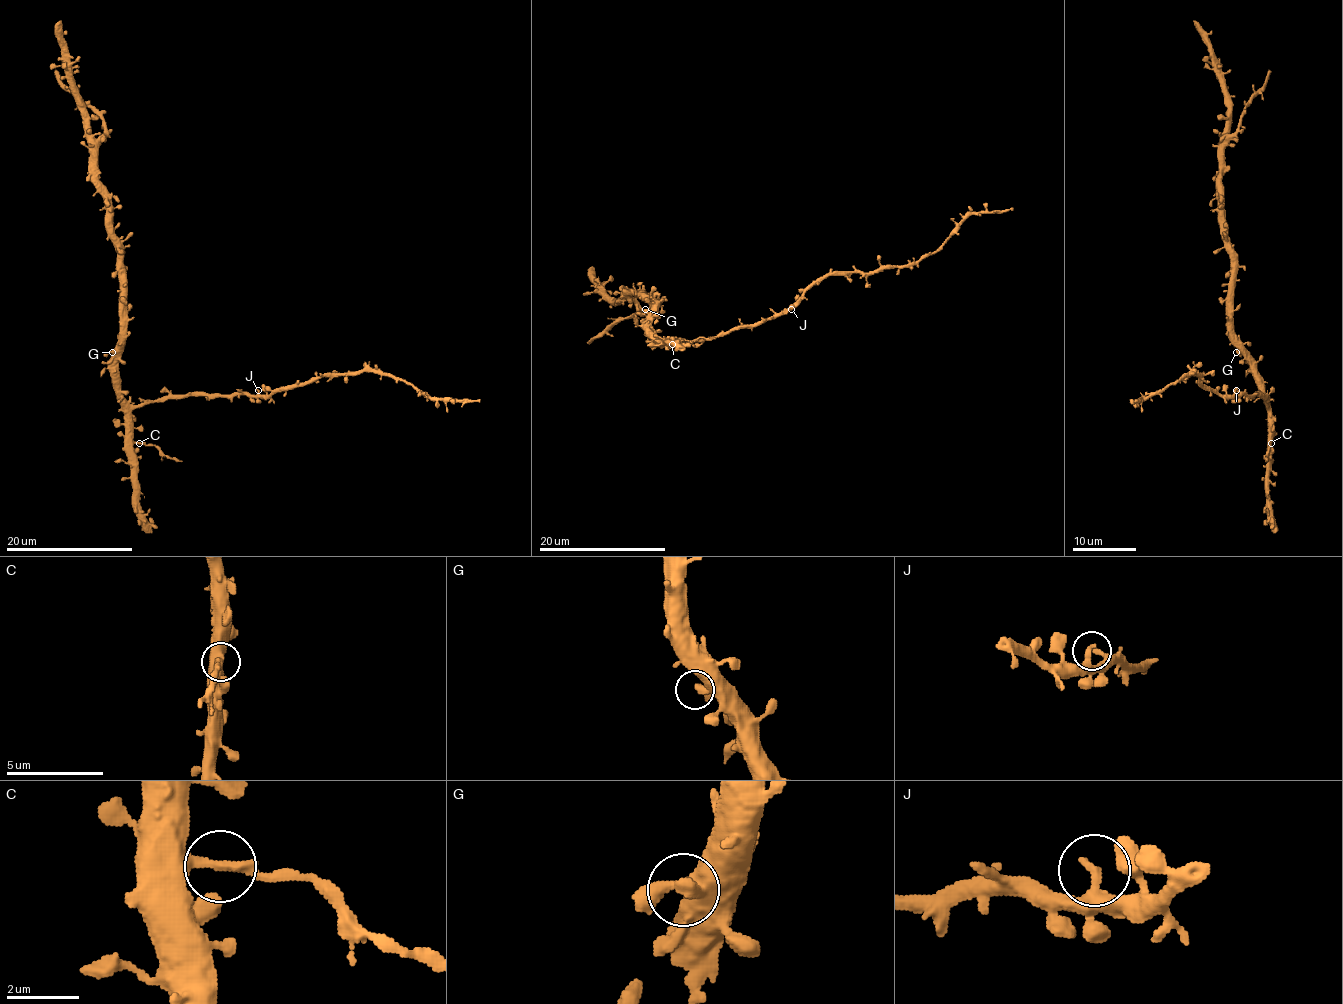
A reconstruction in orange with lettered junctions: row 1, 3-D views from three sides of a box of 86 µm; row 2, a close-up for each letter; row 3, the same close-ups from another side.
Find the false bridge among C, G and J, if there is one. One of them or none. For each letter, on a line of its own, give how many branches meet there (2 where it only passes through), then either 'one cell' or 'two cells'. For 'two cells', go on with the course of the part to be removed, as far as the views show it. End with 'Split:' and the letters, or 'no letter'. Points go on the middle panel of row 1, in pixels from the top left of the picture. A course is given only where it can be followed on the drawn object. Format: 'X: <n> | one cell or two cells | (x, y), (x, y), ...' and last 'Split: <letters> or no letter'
C: 2 | two cells | (672, 343), (688, 343), (699, 337), (715, 339)
G: 2 | one cell
J: 2 | one cell
Split: C

